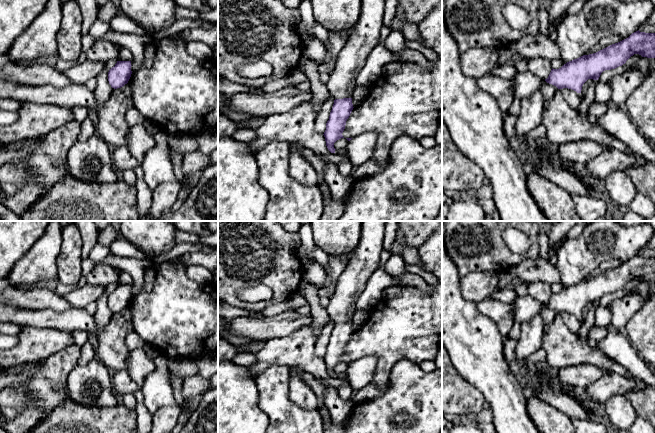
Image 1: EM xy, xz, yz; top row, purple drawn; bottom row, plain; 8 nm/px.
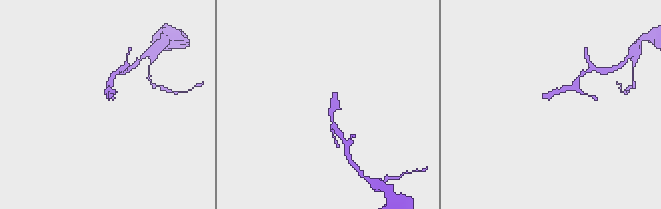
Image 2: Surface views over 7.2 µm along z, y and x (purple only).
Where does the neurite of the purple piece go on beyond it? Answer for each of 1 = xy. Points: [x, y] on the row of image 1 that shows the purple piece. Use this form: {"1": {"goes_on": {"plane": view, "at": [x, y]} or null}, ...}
{"1": {"goes_on": null}}

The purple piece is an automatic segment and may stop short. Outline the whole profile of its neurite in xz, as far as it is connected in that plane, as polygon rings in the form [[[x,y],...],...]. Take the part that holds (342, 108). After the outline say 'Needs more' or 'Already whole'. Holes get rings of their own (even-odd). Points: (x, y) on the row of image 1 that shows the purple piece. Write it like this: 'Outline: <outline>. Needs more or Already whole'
Outline: [[[362,0],[362,9],[355,29],[336,57],[336,65],[330,72],[326,86],[335,100],[323,135],[331,153],[336,150],[334,143],[344,138],[342,133],[354,108],[351,97],[356,88],[357,75],[380,40],[384,1]]]. Needs more

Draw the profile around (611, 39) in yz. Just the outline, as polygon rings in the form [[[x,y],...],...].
[[[609,35],[601,39],[600,42],[598,42],[589,52],[587,52],[585,55],[596,53],[612,44],[618,43],[622,41],[620,36],[617,35]]]

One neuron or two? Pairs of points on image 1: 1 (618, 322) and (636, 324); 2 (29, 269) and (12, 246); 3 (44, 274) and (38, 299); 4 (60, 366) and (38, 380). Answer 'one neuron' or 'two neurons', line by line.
1: two neurons
2: two neurons
3: two neurons
4: one neuron

